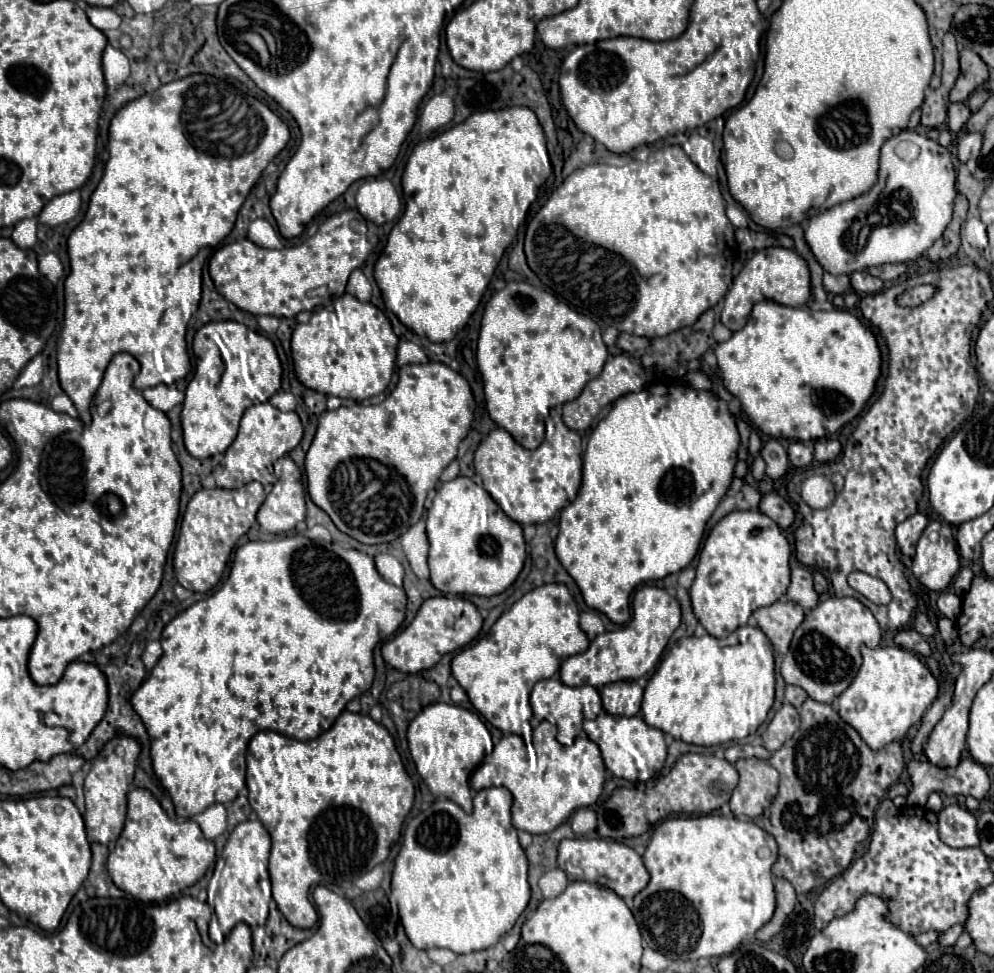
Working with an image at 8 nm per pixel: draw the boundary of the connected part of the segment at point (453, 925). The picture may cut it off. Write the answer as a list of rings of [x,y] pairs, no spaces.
[[[505,787],[481,789],[473,799],[473,813],[467,815],[457,803],[439,797],[433,805],[413,817],[403,833],[403,843],[391,876],[390,901],[399,905],[405,935],[417,949],[447,947],[455,953],[473,953],[493,947],[501,935],[511,931],[517,917],[529,903],[527,857],[511,825],[511,793]]]

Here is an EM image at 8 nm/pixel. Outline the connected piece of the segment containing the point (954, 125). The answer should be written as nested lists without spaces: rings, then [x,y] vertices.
[[[963,103],[949,105],[949,111],[947,111],[947,125],[949,125],[949,129],[959,133],[965,127],[969,115],[971,115],[971,111],[969,111],[967,105],[963,105]]]

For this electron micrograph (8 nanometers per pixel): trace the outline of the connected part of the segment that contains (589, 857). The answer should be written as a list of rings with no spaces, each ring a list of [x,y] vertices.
[[[563,839],[557,849],[557,865],[565,871],[569,881],[589,881],[615,891],[621,899],[635,897],[649,883],[649,873],[643,865],[641,855],[631,847],[613,839]]]

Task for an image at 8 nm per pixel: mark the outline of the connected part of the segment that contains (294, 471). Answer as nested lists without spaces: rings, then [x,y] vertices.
[[[287,455],[275,463],[275,475],[277,483],[263,501],[257,521],[267,533],[285,533],[305,519],[305,489],[299,467]]]

